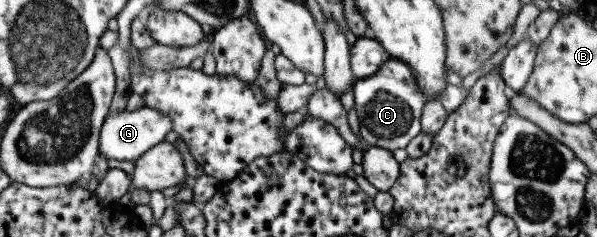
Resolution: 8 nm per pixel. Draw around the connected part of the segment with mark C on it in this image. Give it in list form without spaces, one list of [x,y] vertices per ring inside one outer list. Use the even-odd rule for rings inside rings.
[[[388,58],[374,75],[354,81],[351,90],[359,137],[368,147],[381,147],[390,152],[403,149],[420,132],[418,118],[427,97],[406,63]]]

